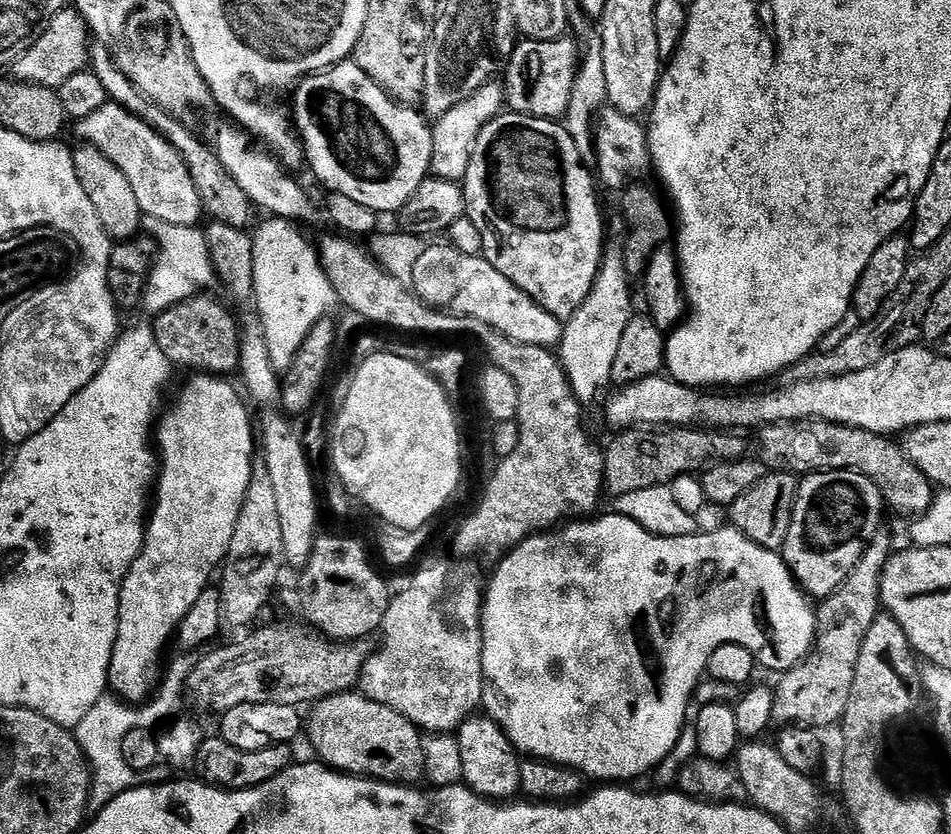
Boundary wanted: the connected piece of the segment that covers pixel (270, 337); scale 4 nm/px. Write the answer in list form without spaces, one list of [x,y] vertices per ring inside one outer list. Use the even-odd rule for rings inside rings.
[[[279,218],[265,219],[265,224],[254,232],[252,241],[252,291],[254,305],[260,311],[258,323],[264,329],[264,341],[268,347],[270,358],[278,362],[281,369],[291,368],[302,342],[314,330],[318,321],[329,315],[332,307],[337,307],[338,301],[334,286],[330,286],[330,278],[320,265],[320,254],[315,243],[311,244],[297,225],[291,220]]]

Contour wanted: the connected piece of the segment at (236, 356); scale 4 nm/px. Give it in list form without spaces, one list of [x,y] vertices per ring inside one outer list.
[[[197,294],[186,298],[155,317],[154,331],[158,350],[162,350],[162,354],[166,354],[168,361],[177,369],[192,368],[188,370],[228,378],[233,375],[231,372],[235,373],[240,367],[240,332],[238,324],[236,328],[235,318],[214,297],[208,295],[212,294]]]

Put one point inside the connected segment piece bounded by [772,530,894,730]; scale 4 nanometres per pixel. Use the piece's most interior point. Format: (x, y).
(814, 694)

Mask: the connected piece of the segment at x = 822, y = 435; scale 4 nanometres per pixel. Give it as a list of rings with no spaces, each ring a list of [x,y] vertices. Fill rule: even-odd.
[[[795,420],[785,424],[767,424],[765,428],[759,429],[758,436],[760,436],[758,459],[771,471],[791,472],[793,474],[857,472],[870,478],[870,482],[874,482],[874,486],[878,486],[878,490],[884,495],[885,505],[891,511],[893,508],[898,515],[908,516],[907,518],[921,516],[932,505],[934,486],[926,478],[926,474],[922,474],[922,470],[918,470],[918,466],[914,466],[914,462],[910,462],[903,447],[895,439],[879,436],[870,430],[835,424],[825,420]]]

